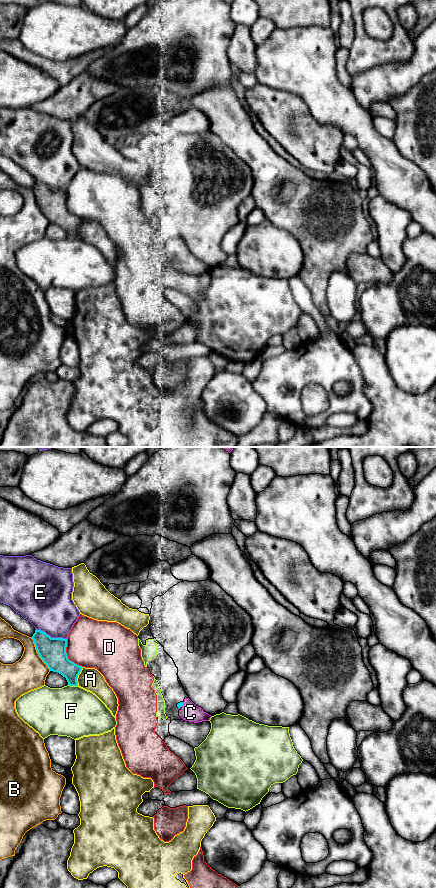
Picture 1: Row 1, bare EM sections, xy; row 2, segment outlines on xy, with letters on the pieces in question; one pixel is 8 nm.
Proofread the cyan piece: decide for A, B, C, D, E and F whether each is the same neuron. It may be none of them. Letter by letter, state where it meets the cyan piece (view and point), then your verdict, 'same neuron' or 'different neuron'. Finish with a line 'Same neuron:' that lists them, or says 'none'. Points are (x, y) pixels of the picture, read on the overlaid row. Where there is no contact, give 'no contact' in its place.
A: xy (77, 676) | different neuron
B: xy (38, 653) | different neuron
C: xy (183, 704) | same neuron
D: xy (67, 656) | different neuron
E: xy (50, 637) | different neuron
F: xy (73, 685) | different neuron
Same neuron: C

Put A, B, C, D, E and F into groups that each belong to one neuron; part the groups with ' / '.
A / B / C / D / E / F

